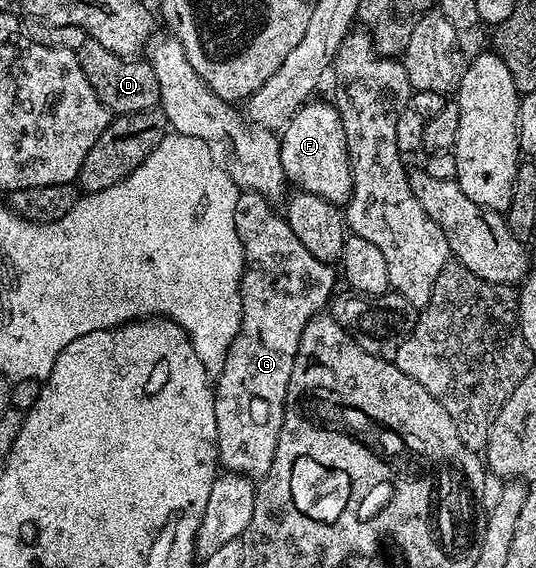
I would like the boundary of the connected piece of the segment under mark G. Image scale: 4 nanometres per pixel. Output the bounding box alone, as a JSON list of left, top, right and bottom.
[213,191,339,478]

